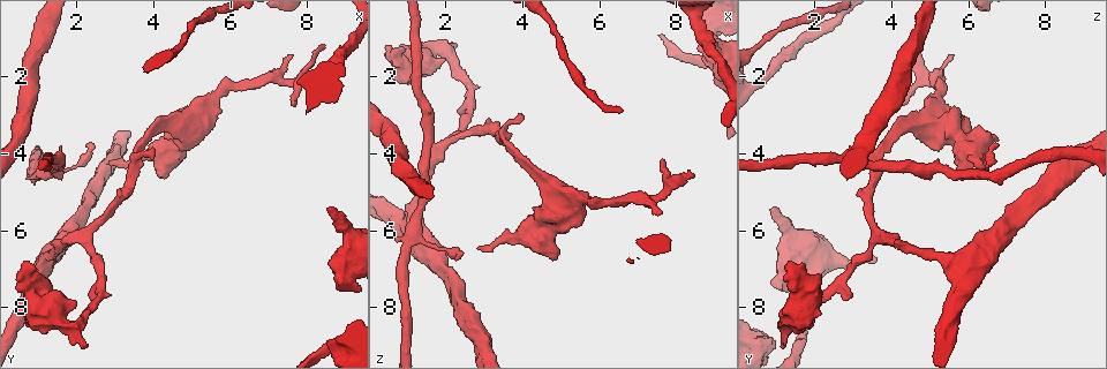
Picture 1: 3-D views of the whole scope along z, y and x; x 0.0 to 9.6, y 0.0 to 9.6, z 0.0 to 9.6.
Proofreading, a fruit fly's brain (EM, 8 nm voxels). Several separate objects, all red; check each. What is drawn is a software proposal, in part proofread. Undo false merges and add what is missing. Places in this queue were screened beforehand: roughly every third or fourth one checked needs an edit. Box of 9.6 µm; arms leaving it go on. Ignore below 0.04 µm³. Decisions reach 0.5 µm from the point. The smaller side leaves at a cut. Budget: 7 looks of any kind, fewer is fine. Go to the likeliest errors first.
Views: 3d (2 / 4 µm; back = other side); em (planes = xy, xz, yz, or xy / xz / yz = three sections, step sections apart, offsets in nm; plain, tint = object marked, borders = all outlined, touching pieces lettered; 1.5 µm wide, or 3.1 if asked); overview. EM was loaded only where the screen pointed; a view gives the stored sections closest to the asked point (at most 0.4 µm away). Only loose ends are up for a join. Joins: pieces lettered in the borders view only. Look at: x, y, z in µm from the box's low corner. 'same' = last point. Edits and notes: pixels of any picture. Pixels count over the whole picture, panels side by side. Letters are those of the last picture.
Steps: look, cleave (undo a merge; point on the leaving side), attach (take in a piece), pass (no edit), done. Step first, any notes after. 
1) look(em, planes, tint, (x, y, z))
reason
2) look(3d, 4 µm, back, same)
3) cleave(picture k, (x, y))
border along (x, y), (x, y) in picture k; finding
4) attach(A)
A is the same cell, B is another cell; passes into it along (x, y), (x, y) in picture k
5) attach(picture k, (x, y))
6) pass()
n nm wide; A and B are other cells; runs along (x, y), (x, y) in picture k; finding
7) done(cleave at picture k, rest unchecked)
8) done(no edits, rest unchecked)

look(em, xy, step 4, borders, (7.60, 1.45, 5.50))
free end

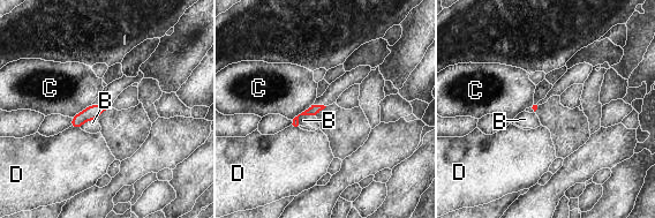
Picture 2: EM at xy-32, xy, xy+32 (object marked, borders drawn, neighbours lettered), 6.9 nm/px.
look(em, planes, borders, same)

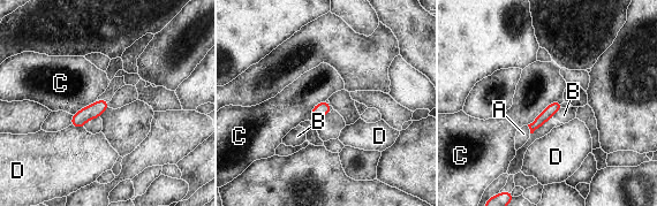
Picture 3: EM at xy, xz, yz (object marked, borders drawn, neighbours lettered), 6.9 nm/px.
pass()
A, B, C and D are other cells; border along (563, 101), (552, 101), (527, 124) in picture 3; no lettered piece goes on from it

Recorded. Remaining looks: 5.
look(3d, 4 µm, (7.60, 2.75, 4.20))
tapers out

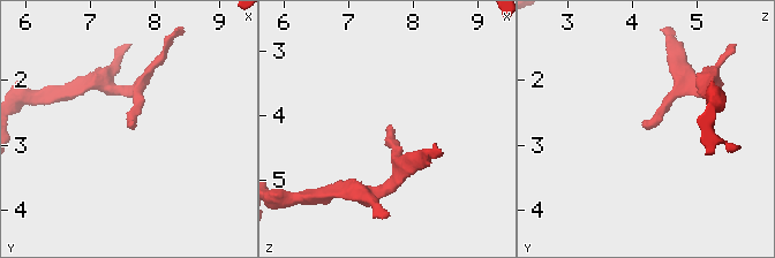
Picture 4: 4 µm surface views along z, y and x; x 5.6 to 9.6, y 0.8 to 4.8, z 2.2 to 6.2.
look(em, xy, step 4, plain, (7.60, 2.75, 4.15))

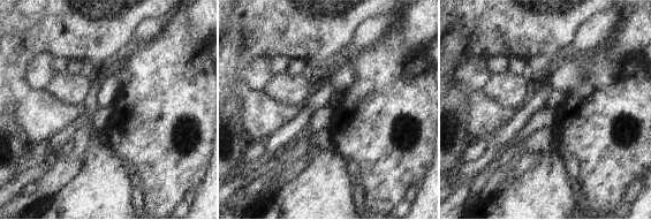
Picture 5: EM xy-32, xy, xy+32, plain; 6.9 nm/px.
look(em, xy, step 4, borders, same)
see the neighbours

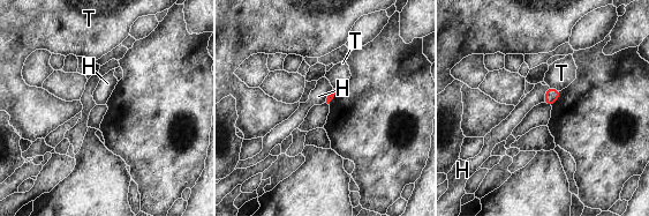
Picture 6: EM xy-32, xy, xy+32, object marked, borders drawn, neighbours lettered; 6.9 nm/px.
pass()
H and T are other cells; border along (549, 87), (543, 102) in picture 6; no lettered piece goes on from it

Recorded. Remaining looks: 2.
look(em, planes, tint, (5.60, 2.60, 5.25))

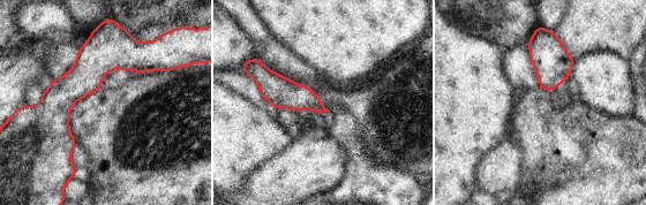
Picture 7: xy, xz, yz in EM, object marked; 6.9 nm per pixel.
look(em, planes, borders, same)
what lies round it

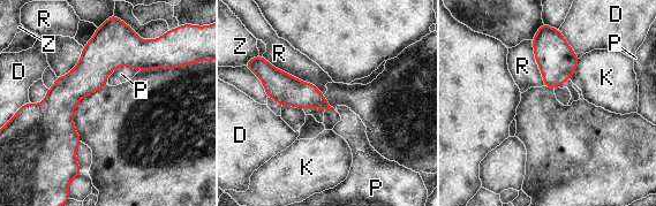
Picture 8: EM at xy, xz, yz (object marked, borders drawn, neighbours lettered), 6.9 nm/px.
pass()
200 nm wide; D, K, P, R and Z are other cells; runs along (249, 65), (325, 106) in picture 8; one cell here

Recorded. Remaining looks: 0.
done(no edits, rest unchecked)

